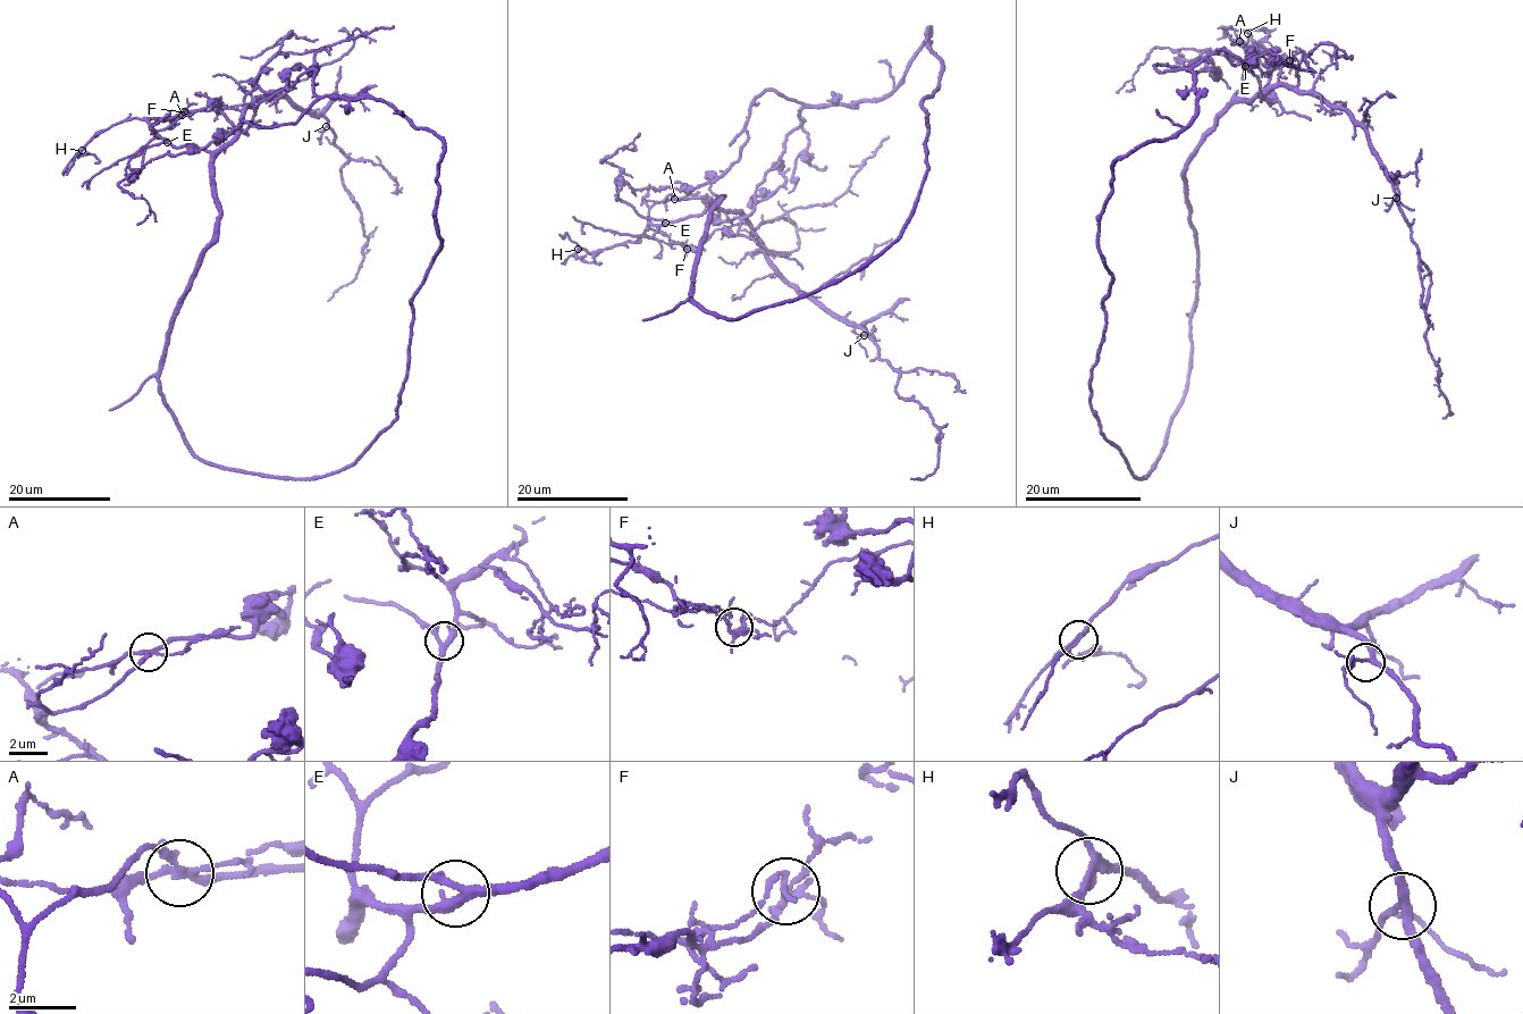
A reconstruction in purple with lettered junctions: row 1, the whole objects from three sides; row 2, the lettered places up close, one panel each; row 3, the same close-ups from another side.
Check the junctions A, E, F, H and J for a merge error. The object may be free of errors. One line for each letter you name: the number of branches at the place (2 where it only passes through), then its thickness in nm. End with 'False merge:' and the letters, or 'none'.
False merge: none

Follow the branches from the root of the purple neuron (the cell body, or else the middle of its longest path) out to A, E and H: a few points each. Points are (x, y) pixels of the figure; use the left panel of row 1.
A: (219, 218), (211, 154), (196, 147), (175, 148), (152, 132), (168, 127), (182, 114)
E: (219, 218), (211, 154), (196, 147), (175, 148), (167, 142)
H: (219, 218), (211, 154), (201, 148), (175, 148), (137, 117), (94, 134), (82, 150)

